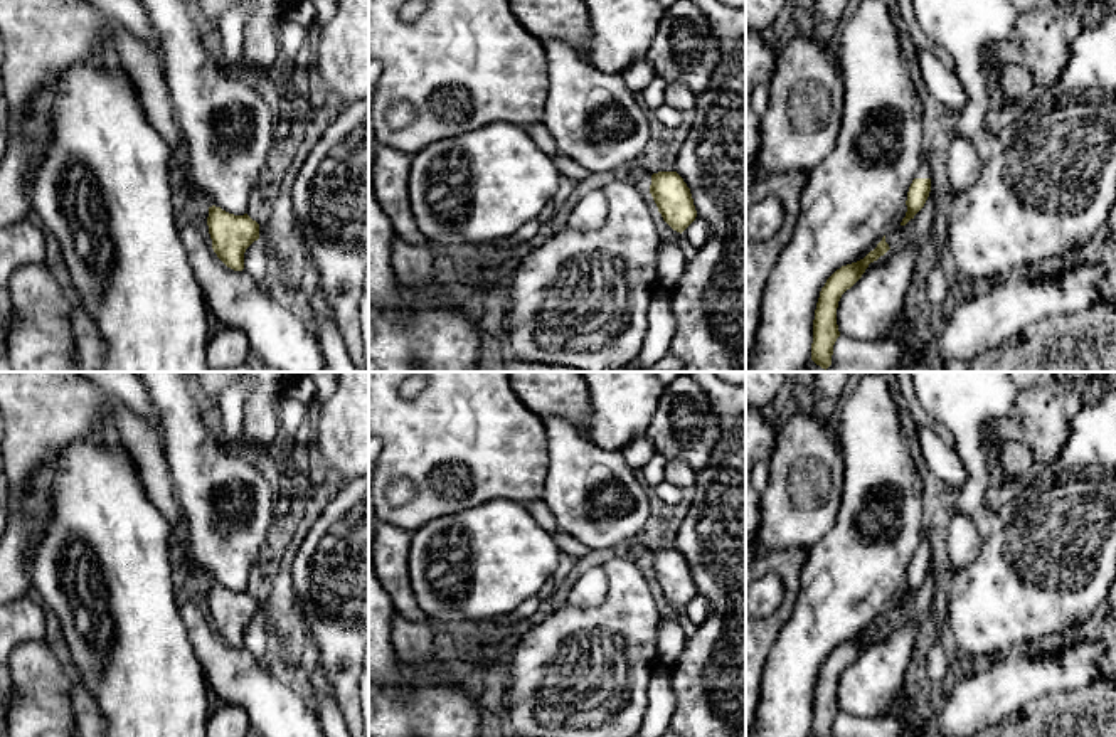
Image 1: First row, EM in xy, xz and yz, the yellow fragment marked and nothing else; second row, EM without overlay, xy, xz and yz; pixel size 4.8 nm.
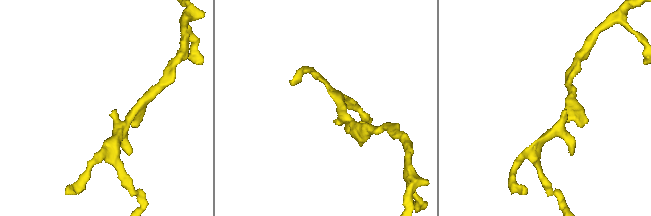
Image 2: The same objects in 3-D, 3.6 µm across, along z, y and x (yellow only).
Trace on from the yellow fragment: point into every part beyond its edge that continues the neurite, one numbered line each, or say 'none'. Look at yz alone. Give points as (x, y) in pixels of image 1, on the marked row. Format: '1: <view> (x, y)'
1: yz (923, 172)

